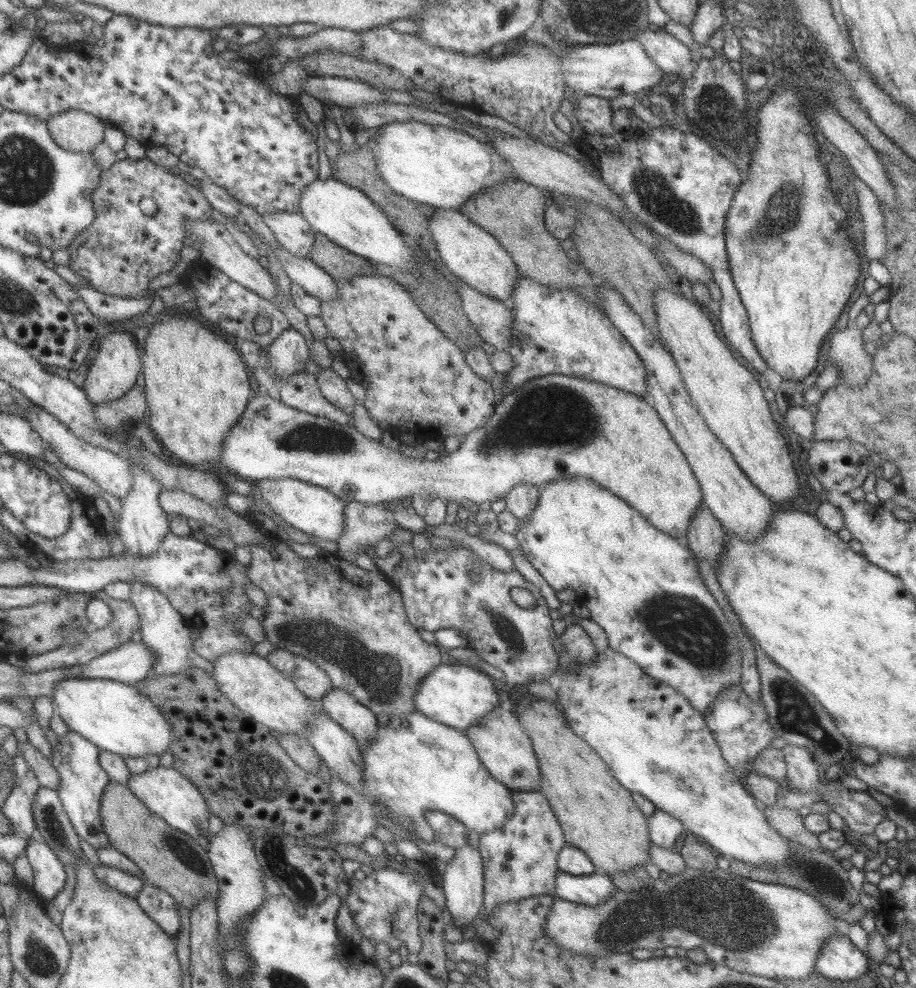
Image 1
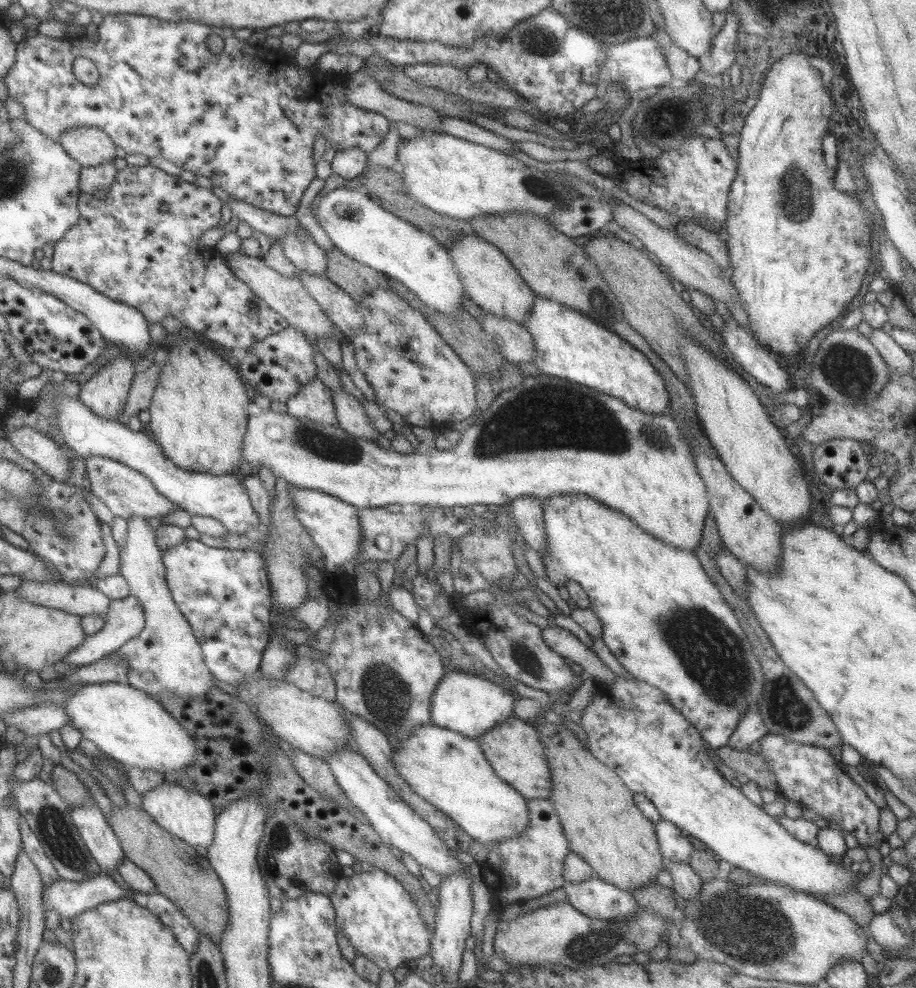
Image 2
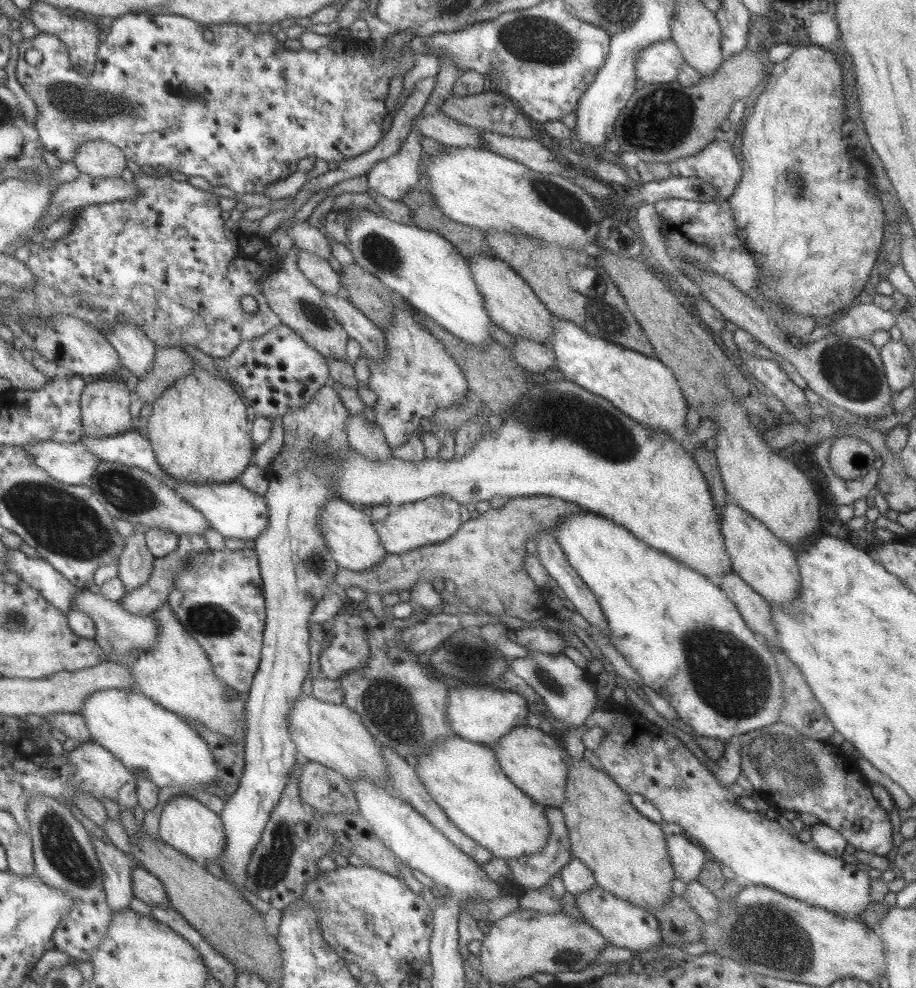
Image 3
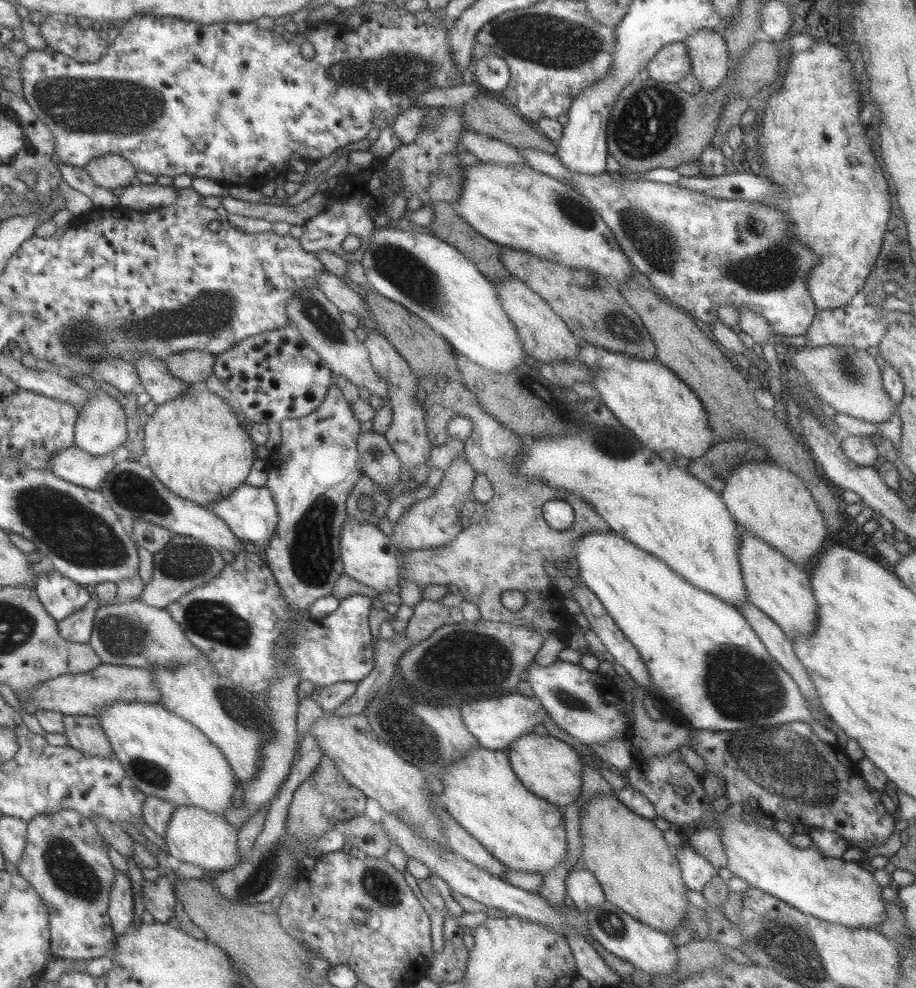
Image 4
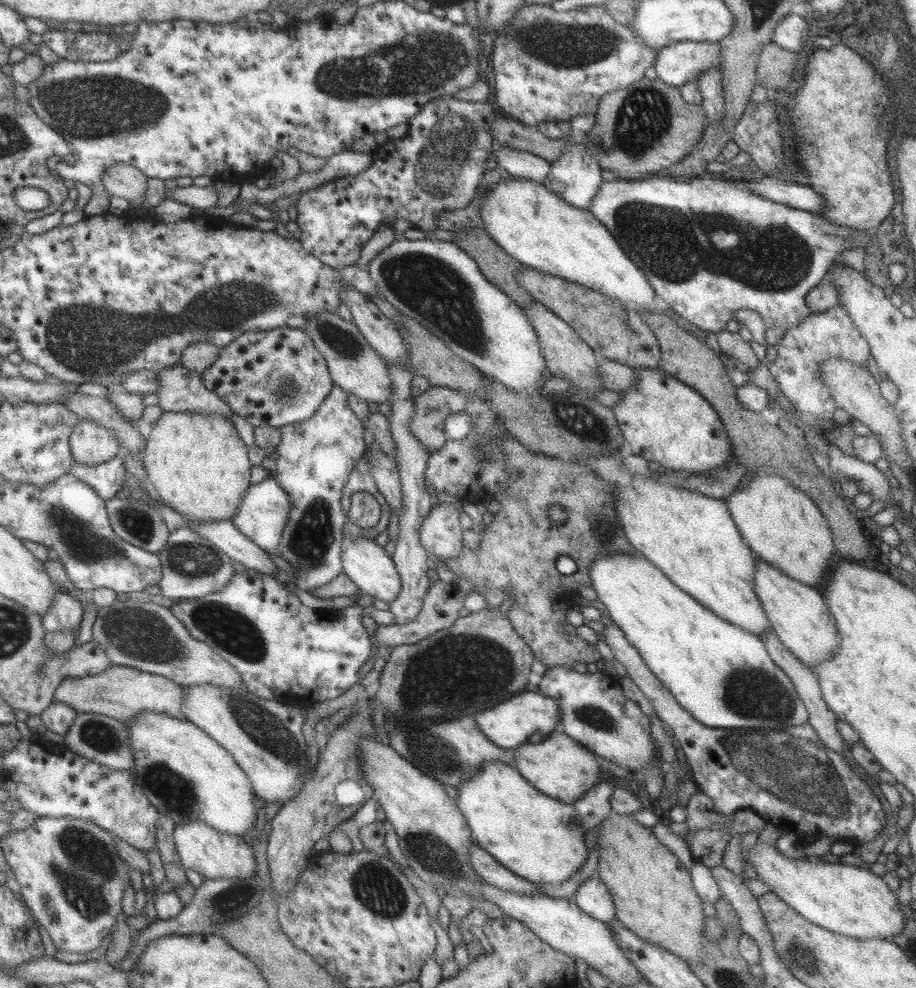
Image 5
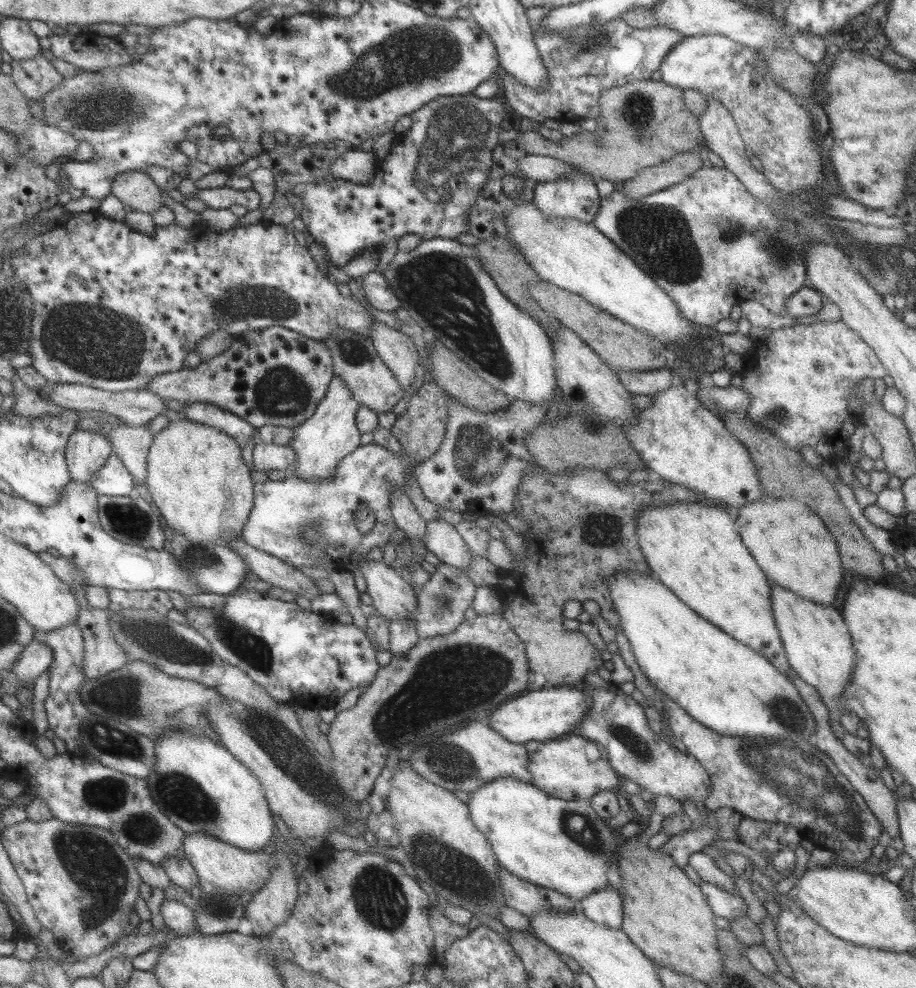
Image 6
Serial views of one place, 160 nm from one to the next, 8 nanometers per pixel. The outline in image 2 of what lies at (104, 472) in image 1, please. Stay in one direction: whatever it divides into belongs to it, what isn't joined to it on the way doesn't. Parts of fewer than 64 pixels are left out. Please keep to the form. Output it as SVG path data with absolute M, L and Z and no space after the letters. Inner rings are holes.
M89 456L83 462L90 492L105 504L115 517L129 519L132 516L140 516L146 520L171 514L178 508L175 503L159 494L148 478L123 463L99 456Z

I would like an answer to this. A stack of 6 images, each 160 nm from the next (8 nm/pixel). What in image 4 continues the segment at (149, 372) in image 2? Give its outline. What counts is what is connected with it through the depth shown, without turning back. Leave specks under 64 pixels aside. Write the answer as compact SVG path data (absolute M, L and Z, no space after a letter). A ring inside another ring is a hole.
M182 350L166 358L164 363L171 373L171 378L177 378L179 382L188 385L203 384L212 374L214 357L207 351Z

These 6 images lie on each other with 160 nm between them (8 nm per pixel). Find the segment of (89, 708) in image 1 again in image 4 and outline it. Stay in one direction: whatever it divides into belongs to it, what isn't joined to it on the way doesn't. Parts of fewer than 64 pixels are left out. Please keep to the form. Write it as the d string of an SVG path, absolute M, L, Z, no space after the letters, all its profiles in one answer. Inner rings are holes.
M112 702L100 710L97 718L107 742L111 744L114 758L121 764L125 775L131 779L133 787L143 794L169 802L173 808L193 806L219 816L223 815L226 808L231 808L233 793L240 784L236 782L236 776L221 750L215 744L211 744L198 728L173 714L160 703L150 702Z

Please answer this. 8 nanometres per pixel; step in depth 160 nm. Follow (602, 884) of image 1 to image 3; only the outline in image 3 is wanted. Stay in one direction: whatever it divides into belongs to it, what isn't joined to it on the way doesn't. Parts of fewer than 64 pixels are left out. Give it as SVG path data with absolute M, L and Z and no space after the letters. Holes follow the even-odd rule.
M598 886L578 894L575 899L576 907L580 910L582 918L601 934L611 946L627 948L636 954L649 949L657 949L659 942L662 942L657 919L652 913L638 906L633 906L630 902L617 898Z

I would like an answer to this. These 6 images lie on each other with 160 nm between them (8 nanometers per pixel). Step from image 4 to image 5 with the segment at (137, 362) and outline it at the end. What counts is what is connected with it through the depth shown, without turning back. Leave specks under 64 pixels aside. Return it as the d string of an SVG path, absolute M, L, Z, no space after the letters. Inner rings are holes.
M179 364L157 373L158 406L165 412L196 412L231 418L232 410L217 394L201 383L200 374Z

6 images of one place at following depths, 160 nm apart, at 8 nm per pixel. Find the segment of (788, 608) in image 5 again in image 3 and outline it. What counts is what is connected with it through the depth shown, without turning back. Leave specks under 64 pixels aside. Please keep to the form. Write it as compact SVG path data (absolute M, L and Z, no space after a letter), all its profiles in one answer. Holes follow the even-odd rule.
M727 498L726 505L721 508L719 530L732 570L768 604L791 604L800 589L796 550L773 536L767 527L730 500Z

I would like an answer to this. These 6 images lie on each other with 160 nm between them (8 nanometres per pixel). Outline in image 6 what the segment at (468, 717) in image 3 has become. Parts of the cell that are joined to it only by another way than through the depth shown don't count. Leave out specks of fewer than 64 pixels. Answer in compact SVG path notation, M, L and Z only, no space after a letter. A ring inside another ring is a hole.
M569 685L557 686L543 686L542 688L535 688L530 686L525 690L524 694L517 697L513 696L509 700L502 702L497 710L489 717L489 724L495 733L499 734L501 738L505 738L508 742L524 745L525 742L531 740L537 741L539 744L577 732L577 727L581 723L581 719L588 714L592 700L587 693L583 693L577 687L570 687Z

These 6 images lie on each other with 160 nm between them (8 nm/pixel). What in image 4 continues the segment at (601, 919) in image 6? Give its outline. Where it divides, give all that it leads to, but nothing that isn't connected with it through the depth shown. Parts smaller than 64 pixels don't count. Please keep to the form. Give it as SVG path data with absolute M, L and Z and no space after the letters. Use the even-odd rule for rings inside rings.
M585 868L566 876L566 894L578 911L591 910L606 900L598 880Z

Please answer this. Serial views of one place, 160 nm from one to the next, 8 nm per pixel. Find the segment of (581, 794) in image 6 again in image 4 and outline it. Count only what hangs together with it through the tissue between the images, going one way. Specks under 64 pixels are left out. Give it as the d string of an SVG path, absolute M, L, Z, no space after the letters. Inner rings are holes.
M528 733L515 739L505 754L511 771L521 784L543 801L561 809L575 802L581 793L581 764L584 758L565 742L549 735Z

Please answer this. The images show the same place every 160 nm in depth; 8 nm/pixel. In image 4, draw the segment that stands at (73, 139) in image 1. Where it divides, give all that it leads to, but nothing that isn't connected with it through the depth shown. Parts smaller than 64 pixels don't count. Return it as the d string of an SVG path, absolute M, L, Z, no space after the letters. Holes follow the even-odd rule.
M104 154L92 158L85 166L85 170L99 188L113 190L125 188L136 183L136 168L122 156Z

